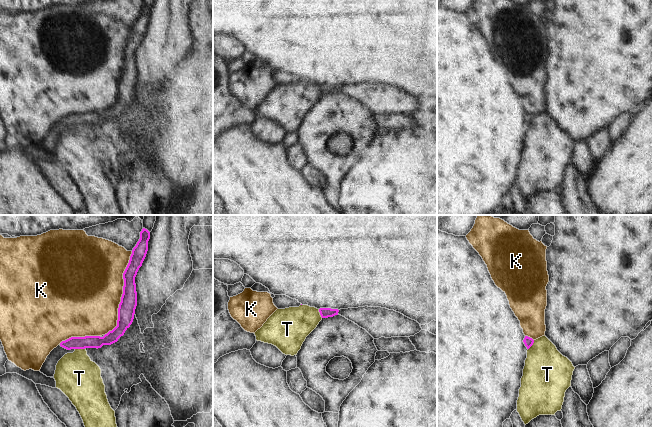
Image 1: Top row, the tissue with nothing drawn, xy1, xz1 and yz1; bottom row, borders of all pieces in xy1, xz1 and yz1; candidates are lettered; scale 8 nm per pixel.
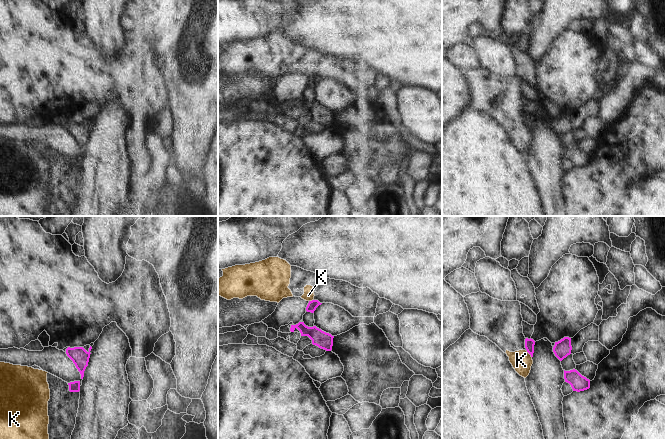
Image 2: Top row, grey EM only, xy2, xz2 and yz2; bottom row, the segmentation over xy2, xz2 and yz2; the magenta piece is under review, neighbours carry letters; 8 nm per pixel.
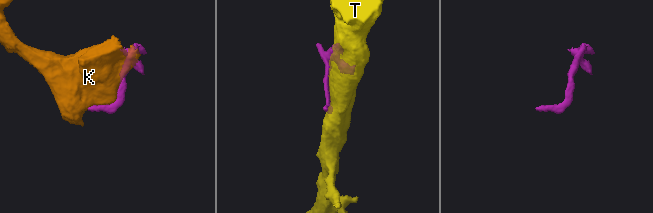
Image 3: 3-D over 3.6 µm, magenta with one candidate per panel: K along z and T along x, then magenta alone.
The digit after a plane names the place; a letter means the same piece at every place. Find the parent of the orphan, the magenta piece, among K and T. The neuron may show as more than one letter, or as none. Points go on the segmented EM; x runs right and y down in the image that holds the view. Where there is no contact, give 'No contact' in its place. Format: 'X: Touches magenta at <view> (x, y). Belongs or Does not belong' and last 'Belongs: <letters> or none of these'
K: Touches magenta at xy1 (122, 294). Does not belong
T: Touches magenta at xy1 (80, 348). Does not belong
Belongs: none of these

